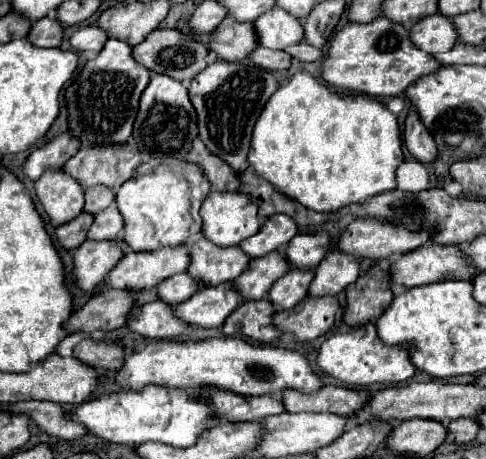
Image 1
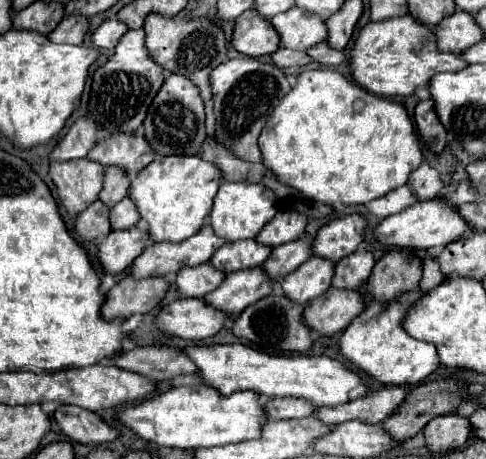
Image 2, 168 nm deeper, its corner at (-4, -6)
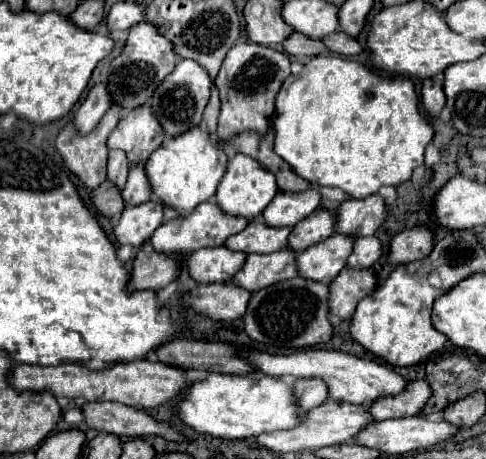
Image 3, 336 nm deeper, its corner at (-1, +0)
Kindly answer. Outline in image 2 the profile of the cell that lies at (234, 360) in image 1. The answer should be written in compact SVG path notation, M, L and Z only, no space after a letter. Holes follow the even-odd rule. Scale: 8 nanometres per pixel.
M218 344L218 346L190 346L184 348L190 360L198 366L200 378L208 386L218 386L222 394L230 396L240 390L254 390L268 398L296 396L314 402L316 410L322 406L338 406L362 398L370 392L362 376L352 370L344 360L328 356L270 356L244 344Z

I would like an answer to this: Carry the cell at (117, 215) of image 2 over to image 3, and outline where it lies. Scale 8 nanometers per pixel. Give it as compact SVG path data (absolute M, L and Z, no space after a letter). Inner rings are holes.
M143 162L131 166L129 180L127 180L121 196L123 196L125 206L139 206L139 204L151 200L151 188L149 188L149 182L145 176Z

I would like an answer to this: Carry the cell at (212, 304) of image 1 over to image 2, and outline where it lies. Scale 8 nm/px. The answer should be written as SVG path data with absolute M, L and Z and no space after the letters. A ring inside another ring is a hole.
M246 268L238 270L222 282L214 292L206 294L204 300L218 310L228 312L230 316L238 316L246 306L258 302L268 296L274 288L274 280L262 268Z

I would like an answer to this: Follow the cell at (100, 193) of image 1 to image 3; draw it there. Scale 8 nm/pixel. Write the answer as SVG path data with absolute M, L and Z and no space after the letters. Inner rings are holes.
M111 150L109 152L109 162L107 162L107 180L111 180L119 190L123 190L129 174L129 160L121 150Z

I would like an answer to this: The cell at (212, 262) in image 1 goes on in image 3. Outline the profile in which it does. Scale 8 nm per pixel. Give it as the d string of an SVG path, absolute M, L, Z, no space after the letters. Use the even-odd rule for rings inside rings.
M253 220L243 232L229 236L225 242L225 248L233 252L245 252L245 254L269 254L283 250L287 246L289 228L269 228L263 224L263 220Z

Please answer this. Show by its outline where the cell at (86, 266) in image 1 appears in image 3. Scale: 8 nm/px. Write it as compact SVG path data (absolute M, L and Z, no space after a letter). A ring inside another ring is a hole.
M147 202L147 204L139 204L135 208L125 208L119 222L113 228L113 236L115 236L119 246L129 244L133 248L139 248L163 224L161 218L163 218L163 204L159 204L159 202Z

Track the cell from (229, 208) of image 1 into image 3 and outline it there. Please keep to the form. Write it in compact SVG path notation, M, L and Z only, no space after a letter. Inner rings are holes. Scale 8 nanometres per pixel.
M235 154L229 160L227 172L221 178L219 186L217 186L217 194L215 194L215 202L217 206L229 214L229 216L237 216L237 218L247 218L247 220L255 220L263 214L263 210L267 208L267 204L275 198L277 194L277 184L275 184L275 176L265 170L259 162L251 160L245 154Z

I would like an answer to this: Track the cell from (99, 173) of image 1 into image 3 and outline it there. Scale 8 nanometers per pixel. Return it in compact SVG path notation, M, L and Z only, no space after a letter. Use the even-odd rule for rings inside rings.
M139 106L123 114L117 128L107 140L107 148L119 148L127 154L129 162L145 162L155 148L163 142L163 128L153 116L149 106Z

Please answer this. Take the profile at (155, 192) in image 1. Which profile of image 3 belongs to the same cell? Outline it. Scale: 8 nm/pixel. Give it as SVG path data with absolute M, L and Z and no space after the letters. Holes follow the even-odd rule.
M197 126L183 136L167 138L145 162L147 180L151 184L153 200L159 200L163 206L173 208L177 216L189 216L201 202L207 202L215 196L217 184L223 178L227 168L227 154L223 148L211 140L205 128Z

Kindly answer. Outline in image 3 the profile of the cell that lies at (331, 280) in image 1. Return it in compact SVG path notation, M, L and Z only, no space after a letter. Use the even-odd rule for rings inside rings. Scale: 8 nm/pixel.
M359 236L355 240L353 252L347 258L347 266L355 270L371 268L381 258L381 242L375 236Z

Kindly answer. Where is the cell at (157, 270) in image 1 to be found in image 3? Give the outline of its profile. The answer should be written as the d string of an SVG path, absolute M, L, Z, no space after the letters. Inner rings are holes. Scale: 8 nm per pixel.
M203 202L195 208L195 212L187 218L175 218L171 222L165 222L159 226L159 230L153 232L151 236L151 246L155 252L163 252L163 254L191 254L199 248L217 248L221 246L231 234L239 234L245 226L249 224L249 220L243 218L235 218L235 216L227 216L219 210L217 204L211 202Z

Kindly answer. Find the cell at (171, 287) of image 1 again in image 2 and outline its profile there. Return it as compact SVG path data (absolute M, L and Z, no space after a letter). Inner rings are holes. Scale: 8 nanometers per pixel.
M206 262L206 264L198 264L198 266L184 266L178 272L176 286L178 286L180 296L202 298L208 292L216 290L224 278L226 278L226 274L222 270L218 270L210 262Z

